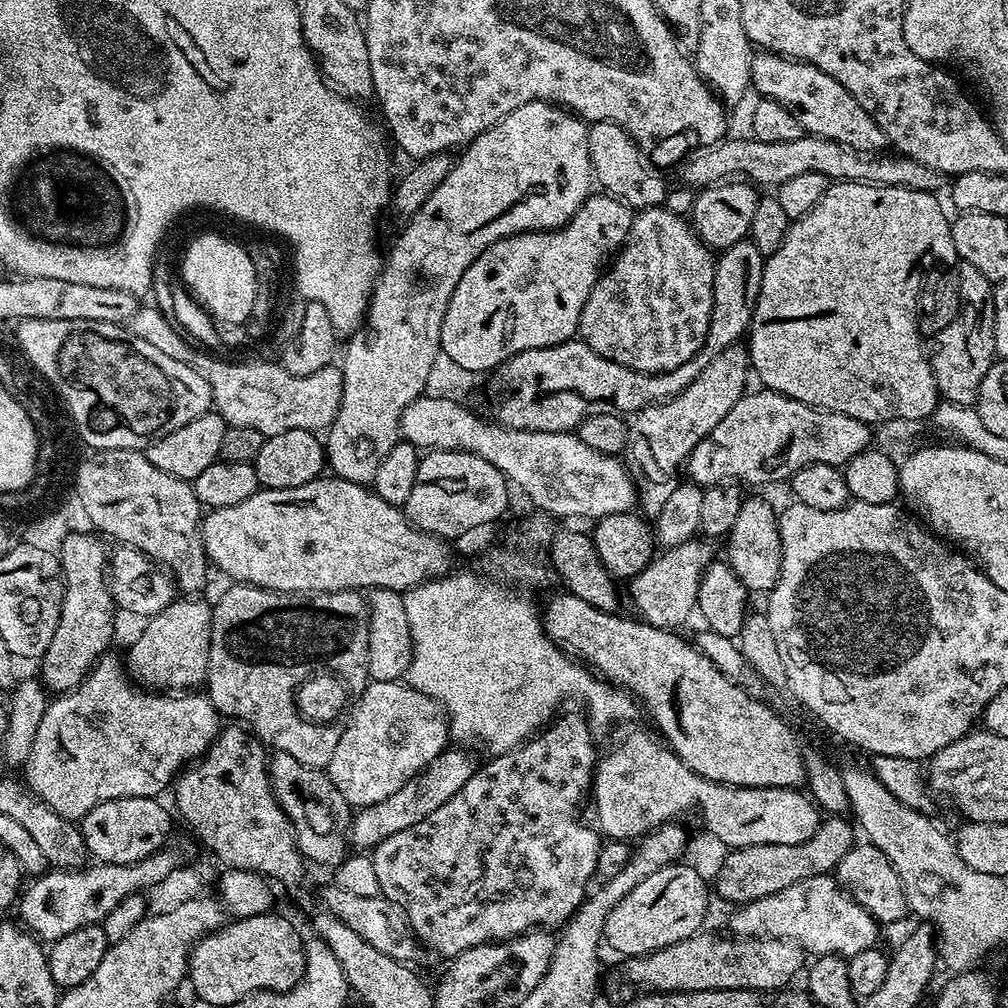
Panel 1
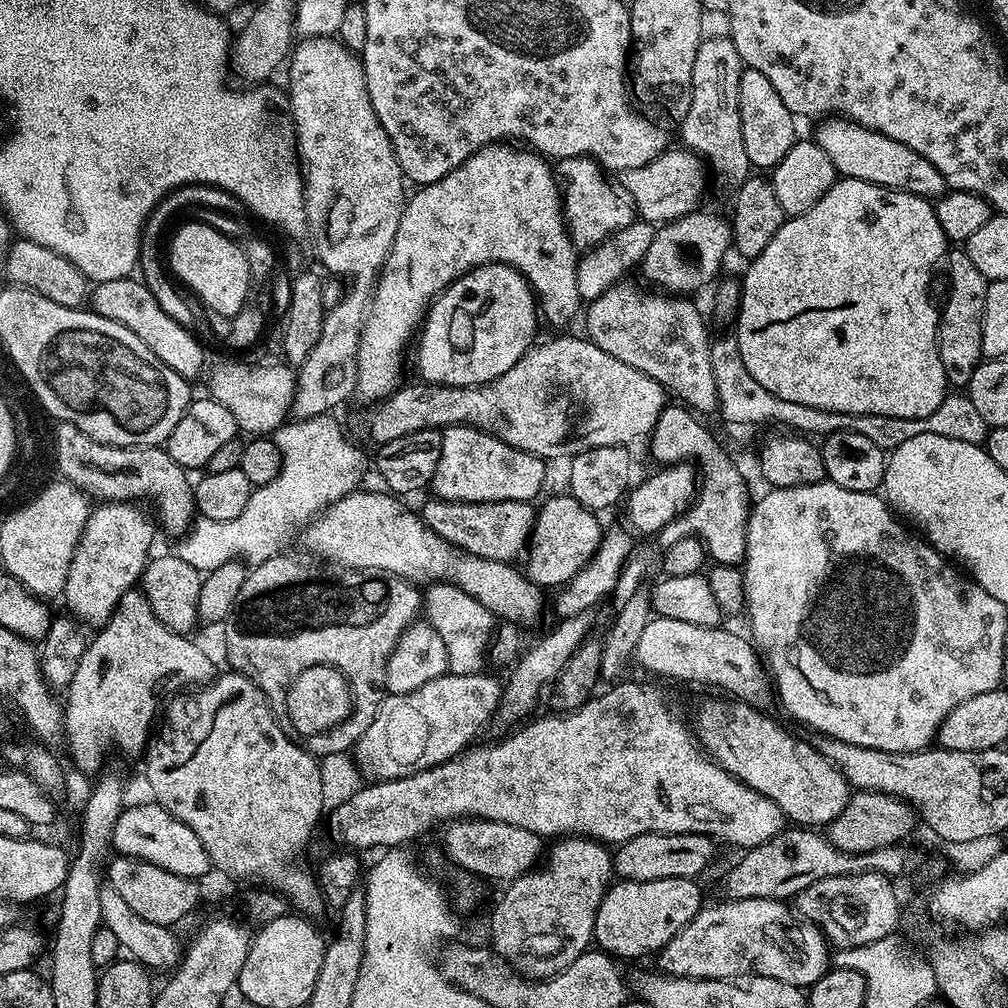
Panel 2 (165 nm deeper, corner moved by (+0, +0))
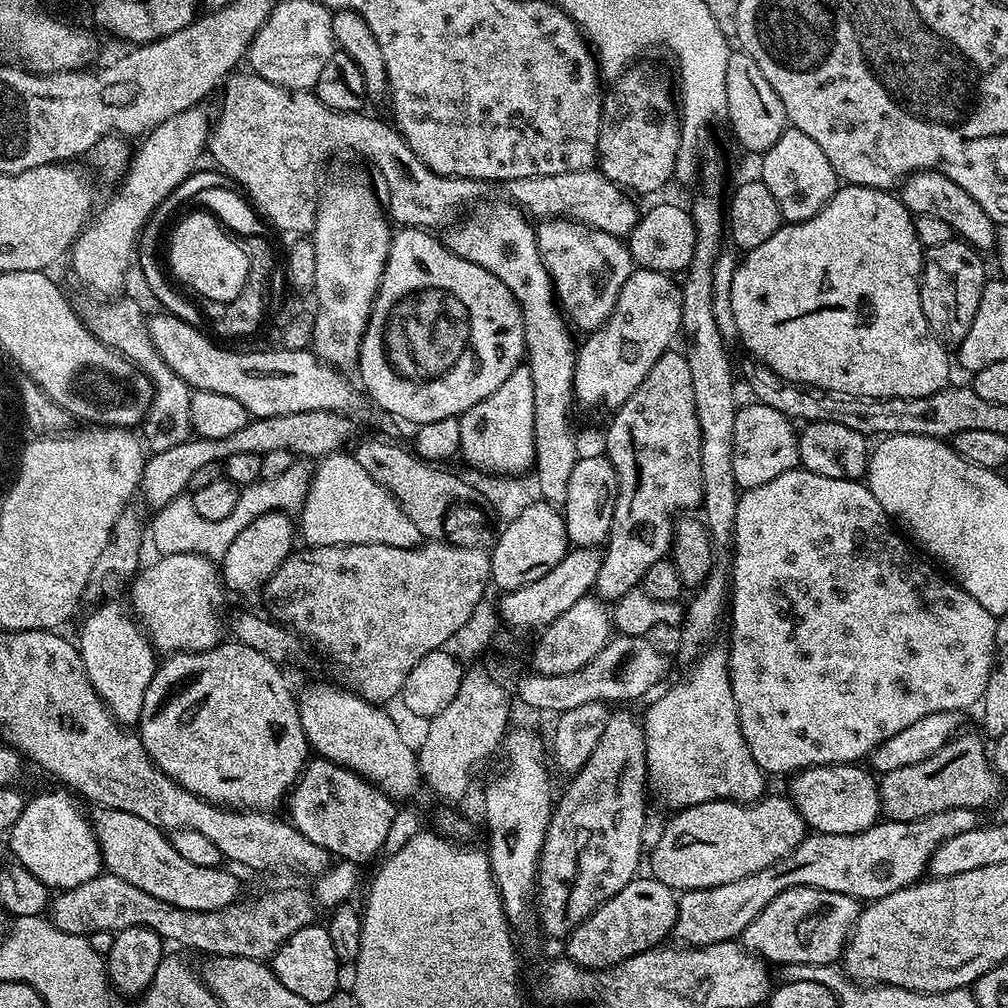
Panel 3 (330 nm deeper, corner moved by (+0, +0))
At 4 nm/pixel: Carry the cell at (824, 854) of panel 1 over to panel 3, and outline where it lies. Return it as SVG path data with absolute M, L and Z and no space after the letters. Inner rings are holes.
M967 730L947 740L938 750L938 754L930 754L926 762L914 762L910 766L902 766L898 770L890 770L883 773L878 780L880 786L880 810L884 820L897 820L898 822L910 822L918 818L926 818L935 812L942 810L954 810L955 808L983 809L983 804L999 801L1002 795L998 775L989 753L984 752L984 744L972 732Z

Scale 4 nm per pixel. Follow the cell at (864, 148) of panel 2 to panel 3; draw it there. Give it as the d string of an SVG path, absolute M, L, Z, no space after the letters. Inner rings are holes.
M922 170L921 172L911 172L905 176L898 188L900 201L903 202L913 217L922 214L931 214L933 218L942 218L942 222L947 222L953 233L966 244L971 244L977 252L988 254L996 247L996 229L998 227L995 220L958 186L958 182L950 182L946 174L935 172L934 170Z

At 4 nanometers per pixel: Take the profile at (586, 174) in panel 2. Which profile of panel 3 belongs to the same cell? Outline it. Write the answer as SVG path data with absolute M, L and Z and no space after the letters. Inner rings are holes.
M544 218L535 225L542 262L552 276L558 303L573 329L587 334L608 321L626 278L634 271L632 251L621 237L567 218Z

